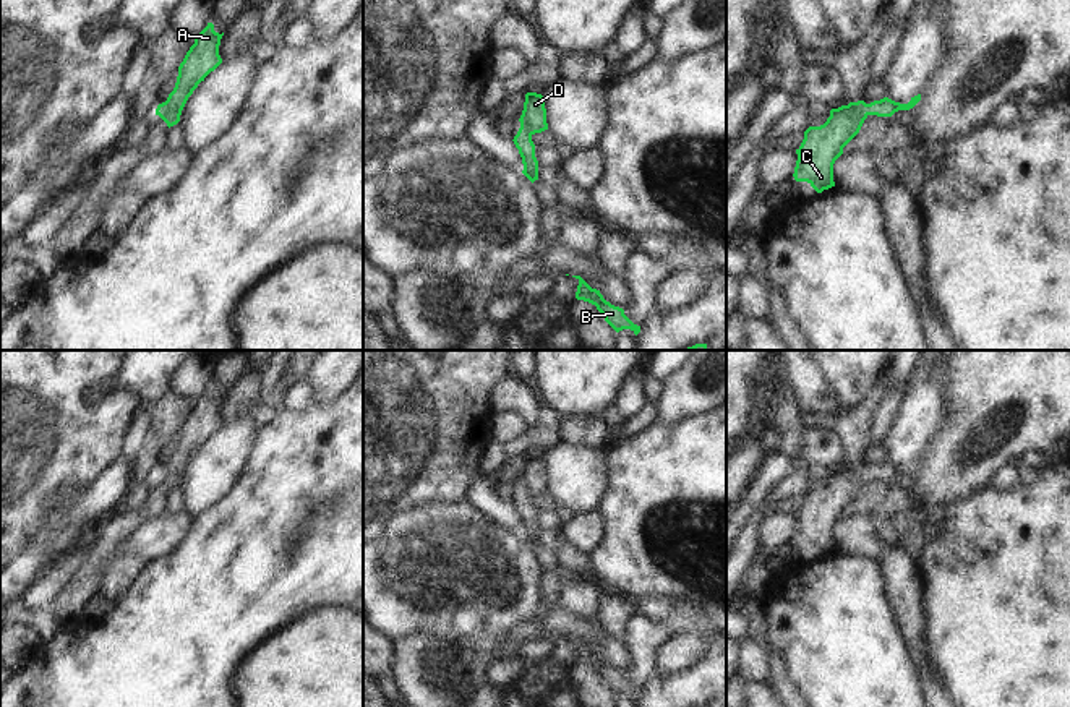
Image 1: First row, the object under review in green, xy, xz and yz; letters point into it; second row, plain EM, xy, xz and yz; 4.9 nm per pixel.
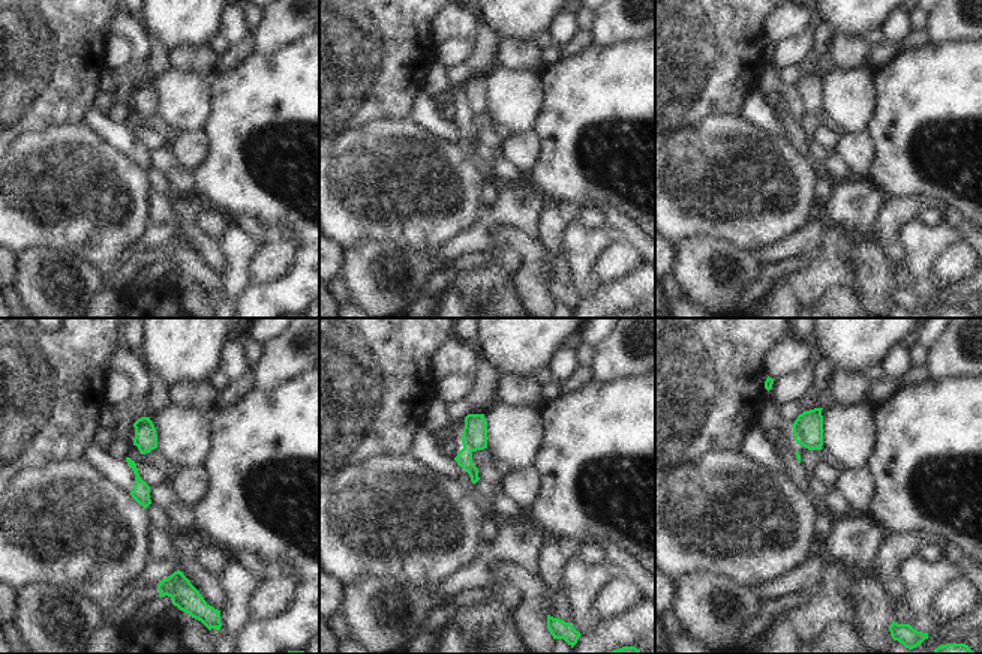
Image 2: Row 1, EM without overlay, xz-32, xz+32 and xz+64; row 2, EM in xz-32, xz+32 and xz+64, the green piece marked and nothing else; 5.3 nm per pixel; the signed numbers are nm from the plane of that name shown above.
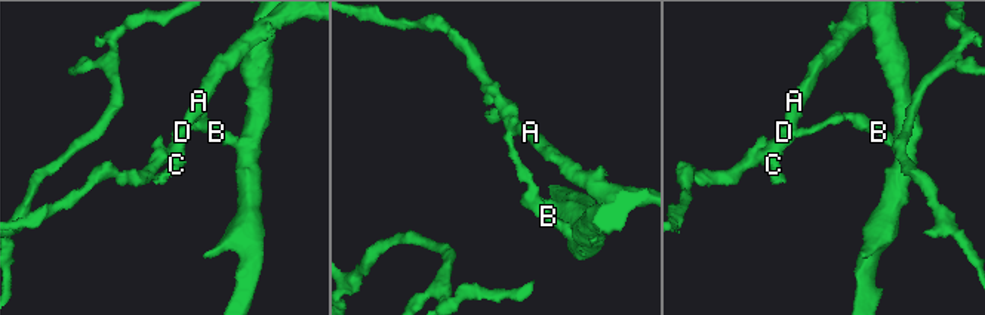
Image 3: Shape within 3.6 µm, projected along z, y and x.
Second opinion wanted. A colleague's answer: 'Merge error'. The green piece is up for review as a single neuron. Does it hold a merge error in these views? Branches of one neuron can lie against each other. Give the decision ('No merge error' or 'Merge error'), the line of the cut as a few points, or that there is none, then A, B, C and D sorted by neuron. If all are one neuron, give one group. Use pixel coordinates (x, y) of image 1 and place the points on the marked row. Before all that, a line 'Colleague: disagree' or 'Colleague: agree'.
Colleague: agree
Merge error. Split along xz (521, 125), (530, 135). Groups: A C D / B.

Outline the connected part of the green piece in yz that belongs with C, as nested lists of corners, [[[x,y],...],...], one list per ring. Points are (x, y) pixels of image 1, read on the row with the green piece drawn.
[[[858,101],[832,109],[824,125],[809,126],[796,149],[794,180],[807,182],[817,193],[835,186],[833,164],[843,154],[843,148],[859,133],[867,115],[867,104]]]

